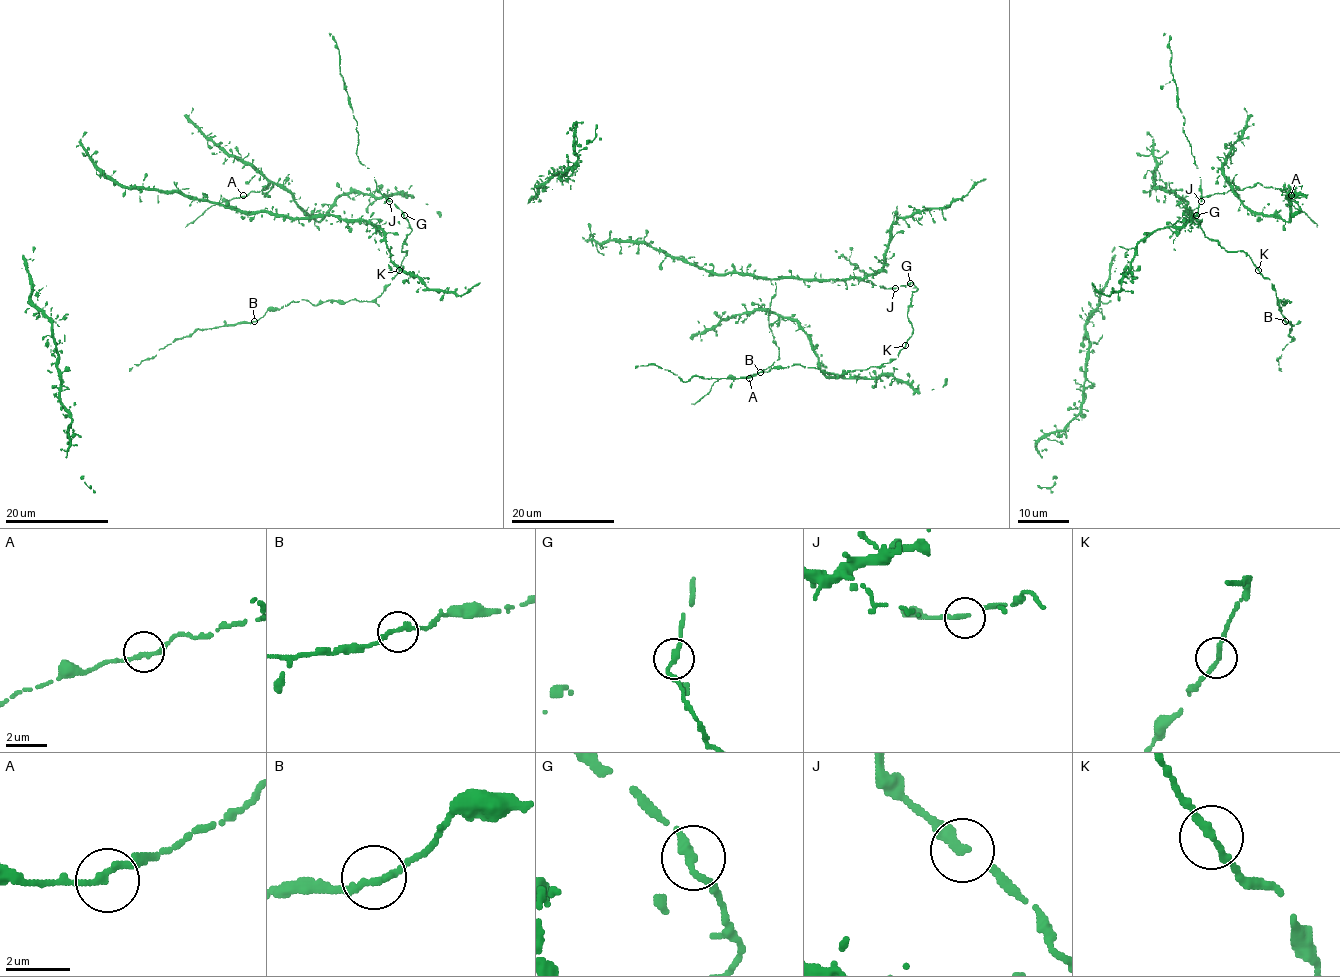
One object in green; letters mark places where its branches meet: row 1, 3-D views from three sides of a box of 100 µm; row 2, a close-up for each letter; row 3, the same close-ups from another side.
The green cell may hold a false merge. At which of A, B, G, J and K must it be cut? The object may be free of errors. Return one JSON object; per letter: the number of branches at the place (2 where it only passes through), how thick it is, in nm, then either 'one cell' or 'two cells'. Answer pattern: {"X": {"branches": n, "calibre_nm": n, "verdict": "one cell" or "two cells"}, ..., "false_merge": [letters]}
{"A": {"branches": 2, "calibre_nm": 240, "verdict": "one cell"}, "B": {"branches": 2, "calibre_nm": 240, "verdict": "one cell"}, "G": {"branches": 2, "calibre_nm": 280, "verdict": "one cell"}, "J": {"branches": 2, "calibre_nm": 240, "verdict": "one cell"}, "K": {"branches": 2, "calibre_nm": 240, "verdict": "one cell"}, "false_merge": []}

